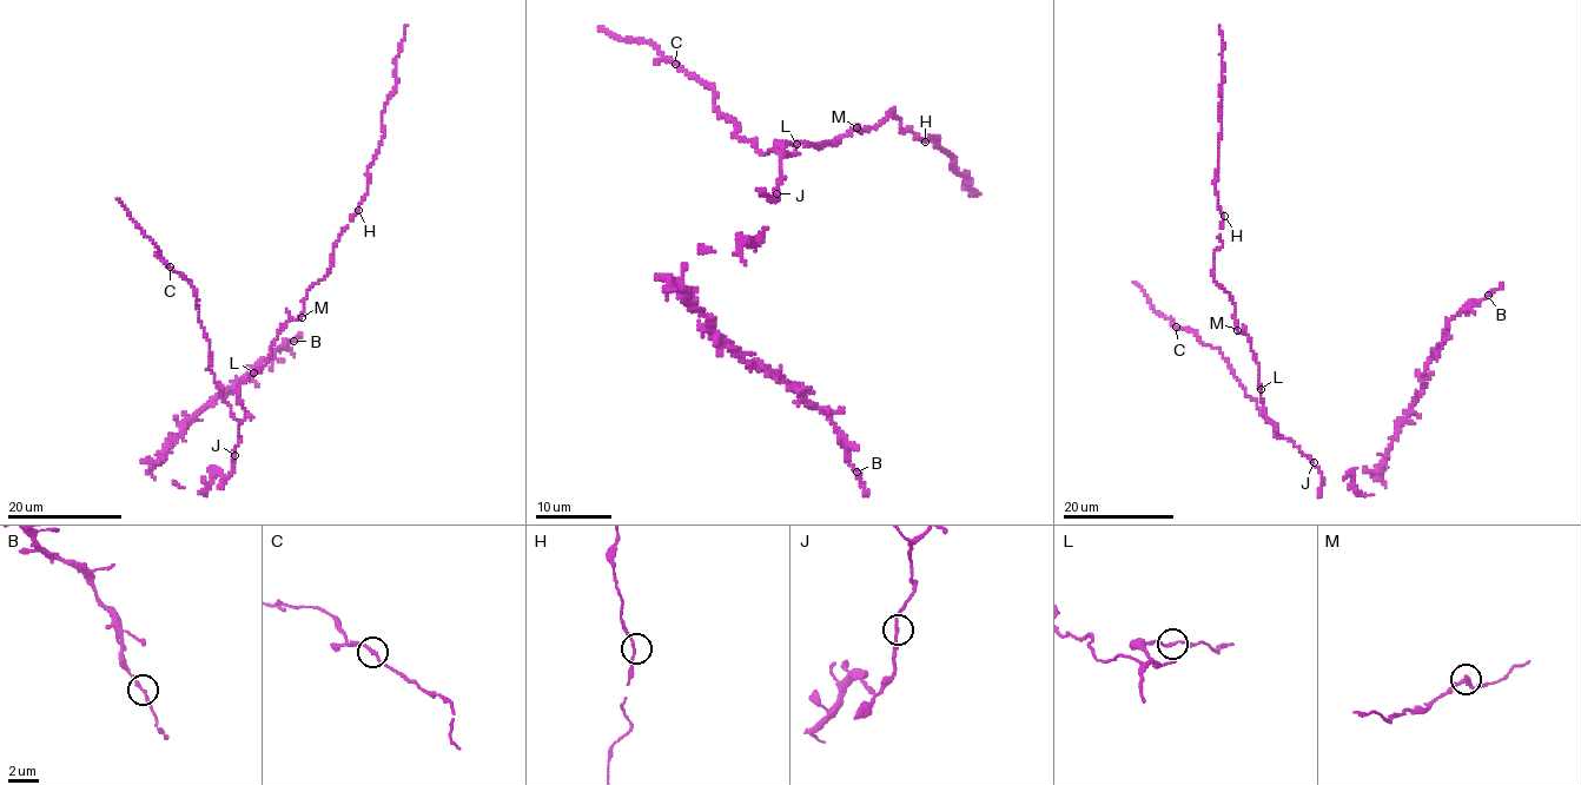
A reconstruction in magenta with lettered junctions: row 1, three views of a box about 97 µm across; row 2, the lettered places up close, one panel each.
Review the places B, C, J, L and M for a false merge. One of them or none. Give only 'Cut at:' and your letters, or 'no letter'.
Cut at: no letter

